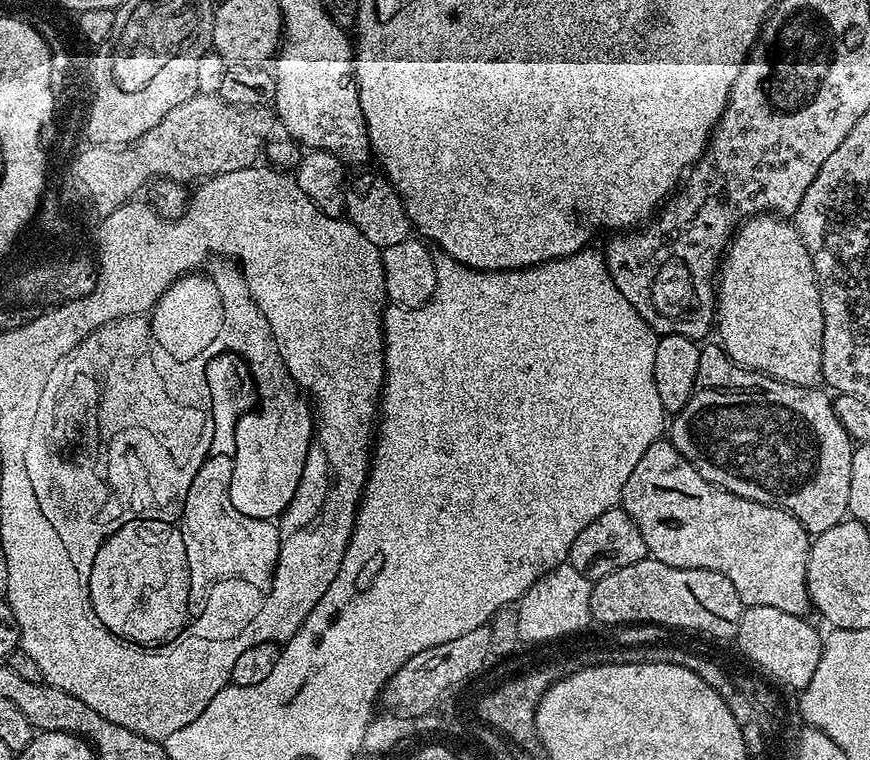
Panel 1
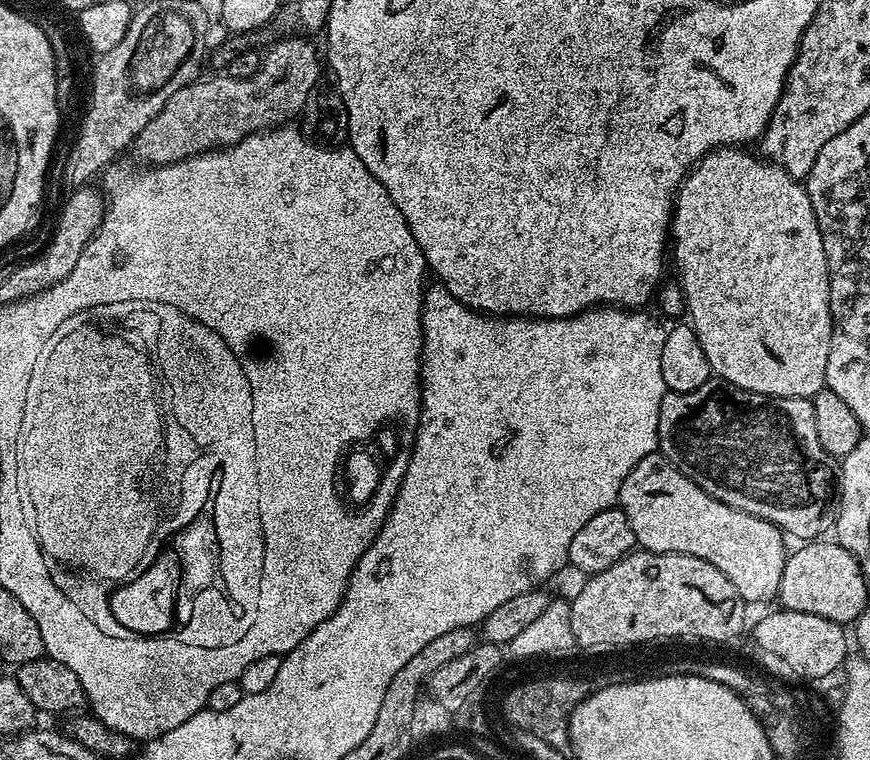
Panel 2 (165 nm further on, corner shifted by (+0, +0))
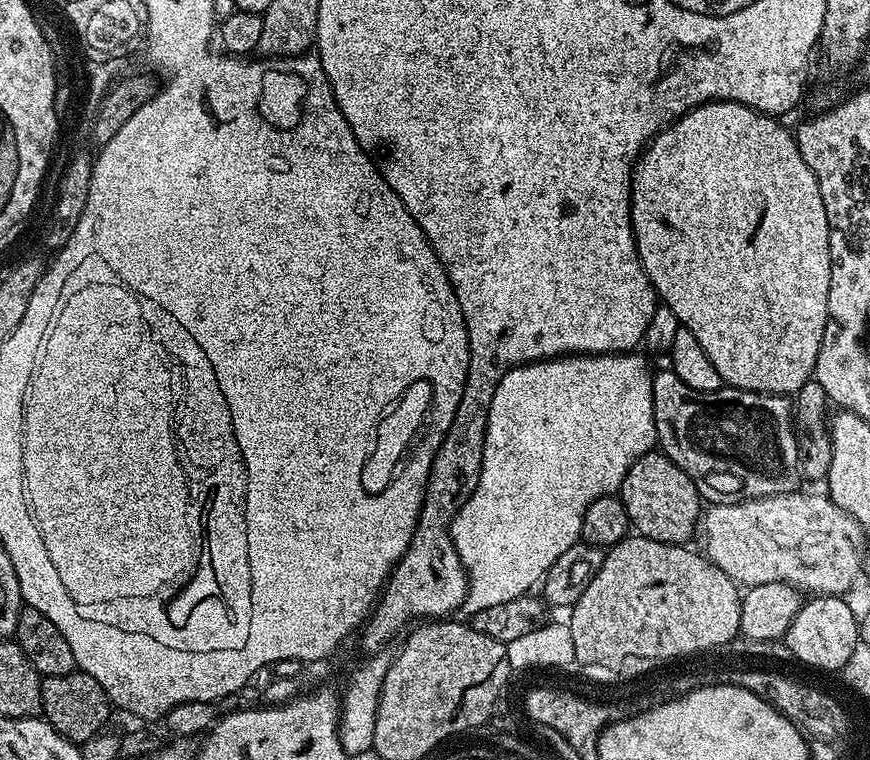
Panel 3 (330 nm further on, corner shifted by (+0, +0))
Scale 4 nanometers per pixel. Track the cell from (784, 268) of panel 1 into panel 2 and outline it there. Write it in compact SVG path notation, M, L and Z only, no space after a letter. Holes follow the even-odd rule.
M729 146L707 152L692 167L676 190L670 221L670 256L671 259L672 256L676 259L676 272L680 275L678 287L684 294L684 306L690 327L698 334L698 342L702 342L702 351L706 353L706 362L710 362L713 373L719 379L754 394L811 400L826 386L826 358L830 358L832 341L828 263L826 250L822 246L822 234L818 230L818 218L814 218L814 206L808 197L807 187L797 177L791 176L785 168L771 160L759 155L751 156L743 150L740 146Z

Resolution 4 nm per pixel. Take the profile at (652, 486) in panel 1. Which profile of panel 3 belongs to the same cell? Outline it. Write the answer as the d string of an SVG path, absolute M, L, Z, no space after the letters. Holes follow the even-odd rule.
M653 450L645 452L643 456L639 456L634 463L628 467L628 472L624 476L624 480L620 483L620 491L618 493L620 501L624 503L624 509L628 515L631 527L637 533L651 540L668 540L673 532L673 537L680 538L683 532L693 531L694 525L698 520L698 508L696 512L696 496L698 500L698 484L693 477L690 477L676 463L665 456L663 451Z

